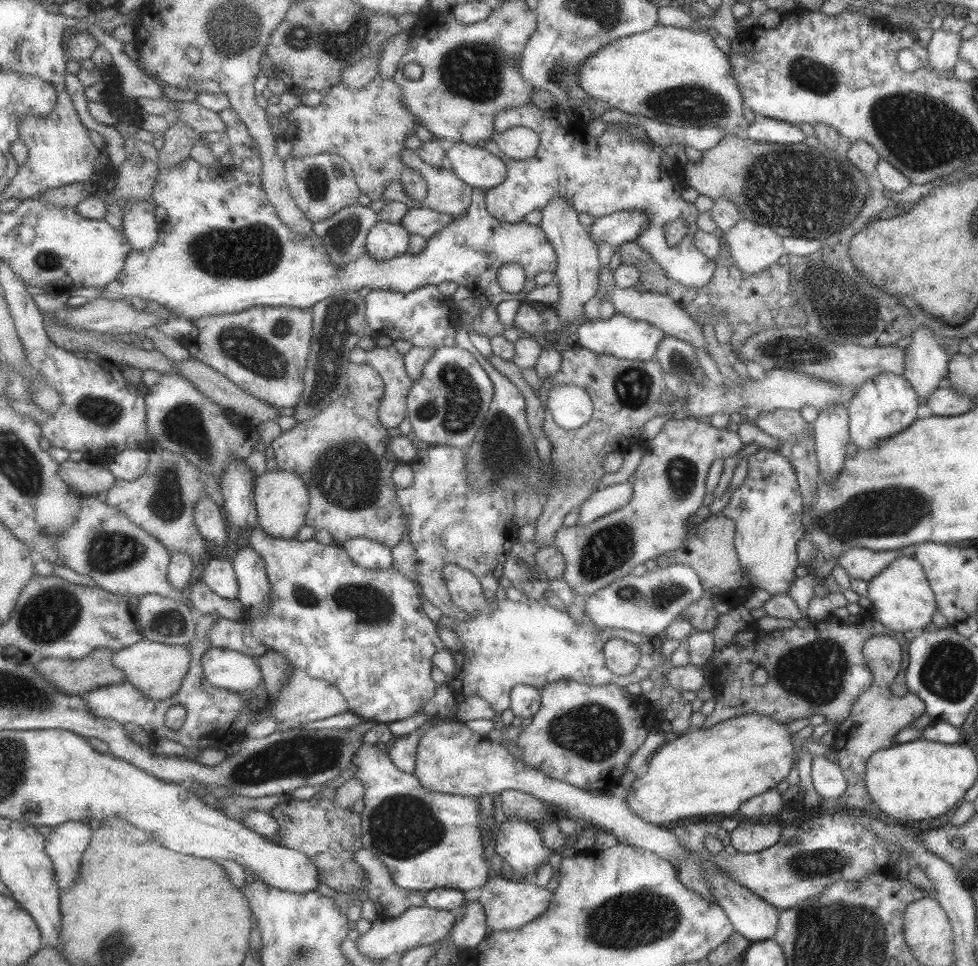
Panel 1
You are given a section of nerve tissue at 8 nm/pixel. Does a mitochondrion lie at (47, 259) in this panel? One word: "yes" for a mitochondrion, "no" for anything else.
yes

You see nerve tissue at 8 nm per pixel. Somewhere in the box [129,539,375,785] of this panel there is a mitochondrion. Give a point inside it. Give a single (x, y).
(170, 623)

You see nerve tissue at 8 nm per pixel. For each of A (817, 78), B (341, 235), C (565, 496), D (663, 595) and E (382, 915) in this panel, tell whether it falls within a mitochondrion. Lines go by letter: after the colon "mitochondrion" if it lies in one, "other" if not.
A: mitochondrion
B: mitochondrion
C: other
D: mitochondrion
E: other

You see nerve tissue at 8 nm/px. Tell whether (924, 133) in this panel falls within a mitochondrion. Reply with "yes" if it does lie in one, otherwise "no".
yes

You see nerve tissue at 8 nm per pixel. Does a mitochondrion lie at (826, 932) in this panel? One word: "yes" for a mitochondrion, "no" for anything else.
yes

